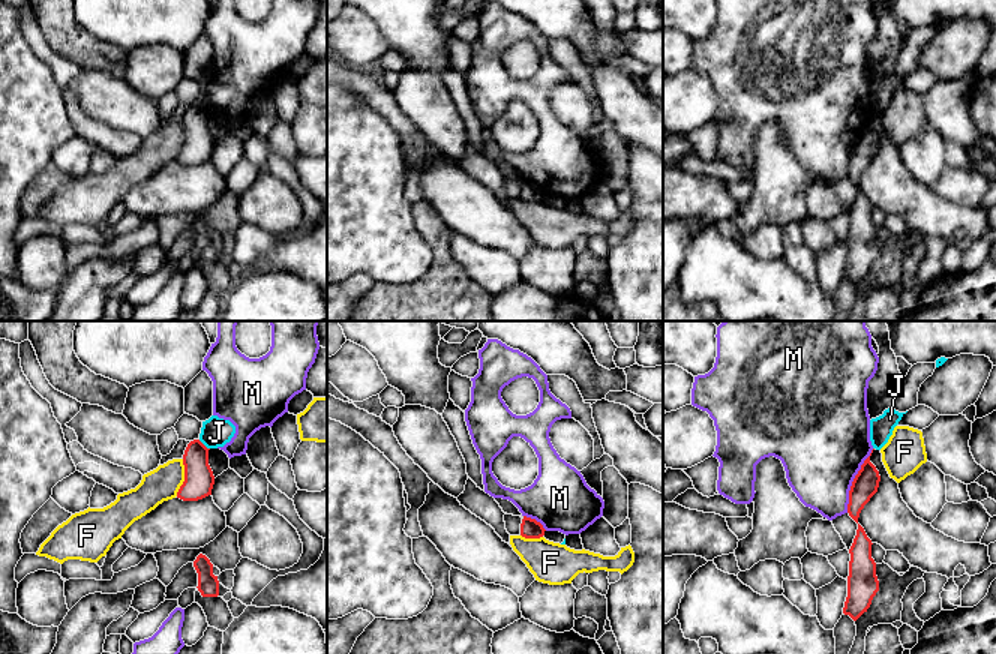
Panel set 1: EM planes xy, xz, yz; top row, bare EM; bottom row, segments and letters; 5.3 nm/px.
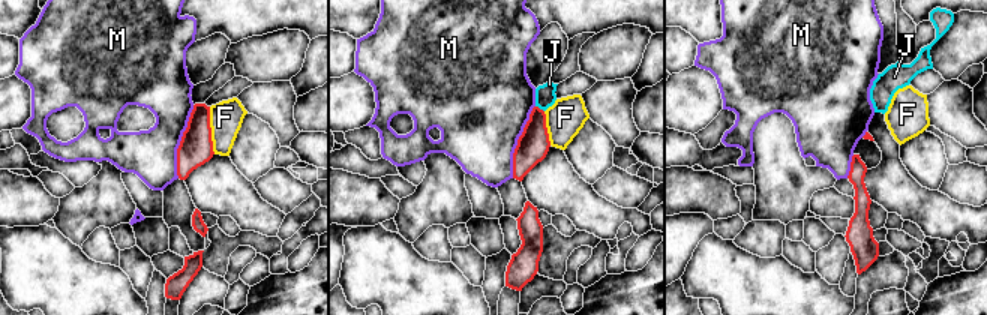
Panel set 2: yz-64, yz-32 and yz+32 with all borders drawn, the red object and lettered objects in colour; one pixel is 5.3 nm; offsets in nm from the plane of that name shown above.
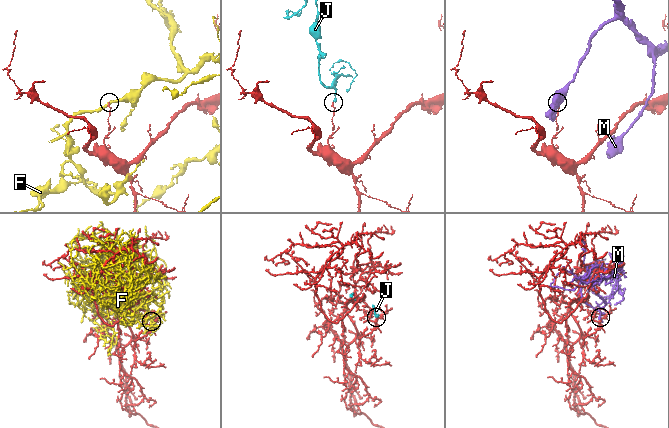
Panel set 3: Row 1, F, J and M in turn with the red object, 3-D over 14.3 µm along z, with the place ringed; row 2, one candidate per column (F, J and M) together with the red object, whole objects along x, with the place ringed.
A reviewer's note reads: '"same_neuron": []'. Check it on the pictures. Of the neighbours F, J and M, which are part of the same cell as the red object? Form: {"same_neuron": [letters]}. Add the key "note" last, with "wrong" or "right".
{"same_neuron": [], "note": "right"}

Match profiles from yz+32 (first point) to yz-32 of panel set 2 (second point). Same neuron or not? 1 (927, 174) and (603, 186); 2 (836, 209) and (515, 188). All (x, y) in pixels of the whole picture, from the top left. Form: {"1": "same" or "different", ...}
{"1": "different", "2": "different"}

